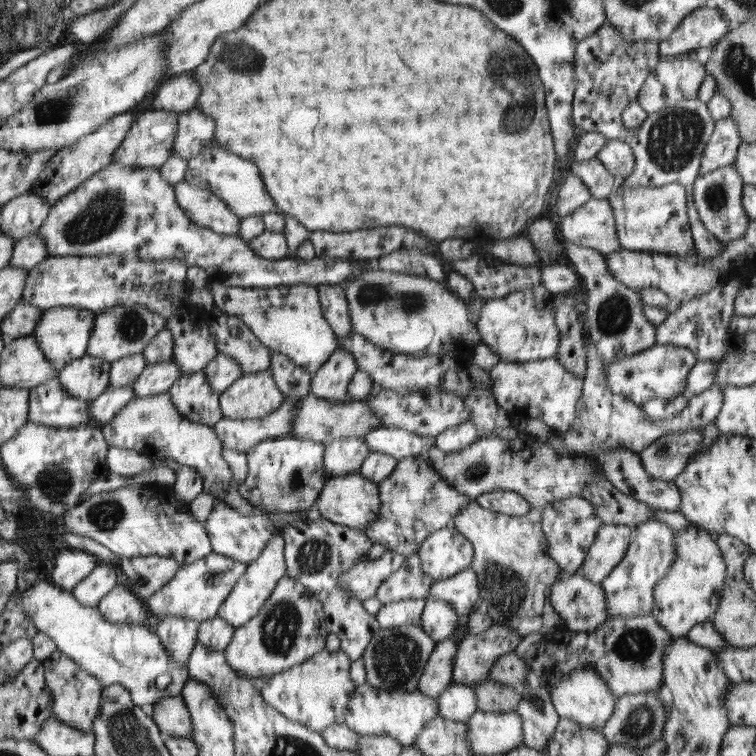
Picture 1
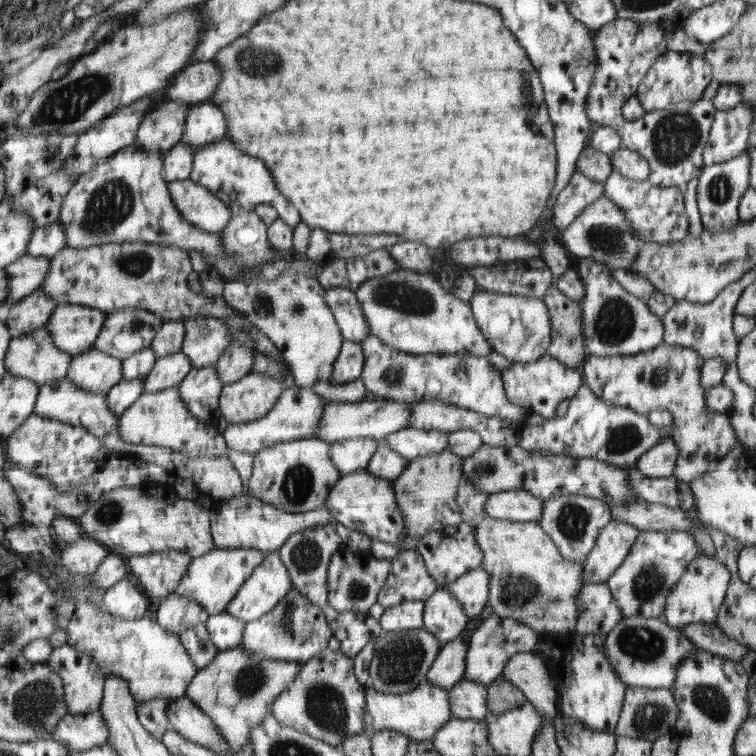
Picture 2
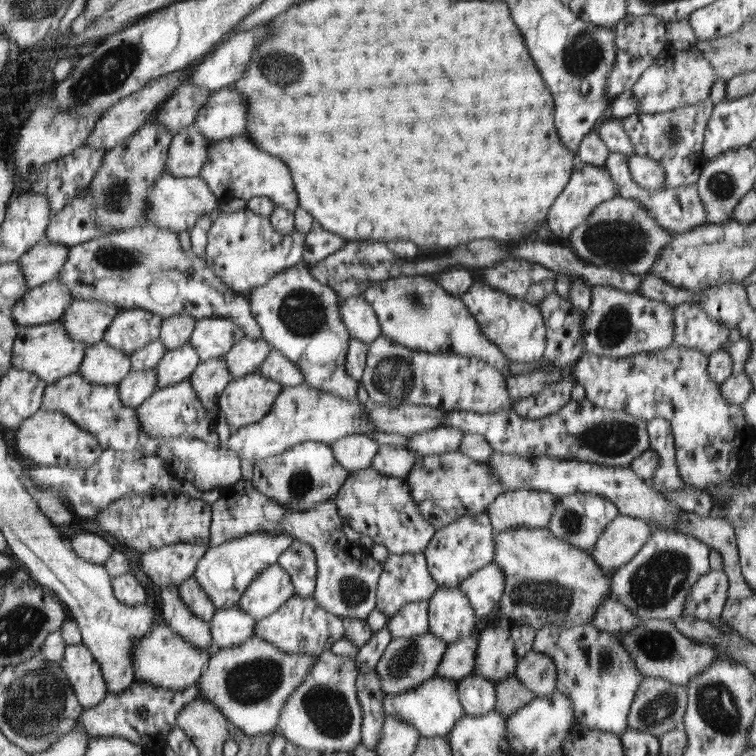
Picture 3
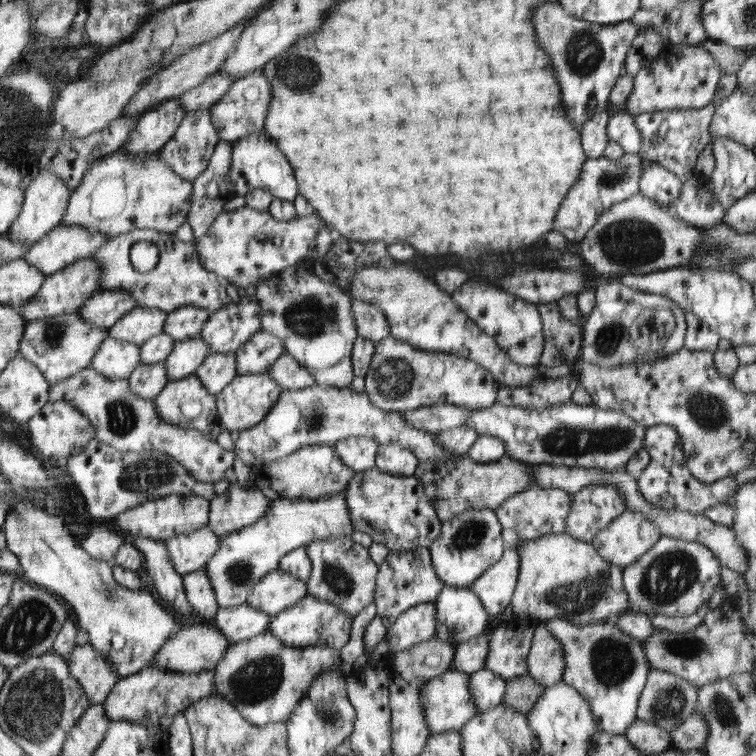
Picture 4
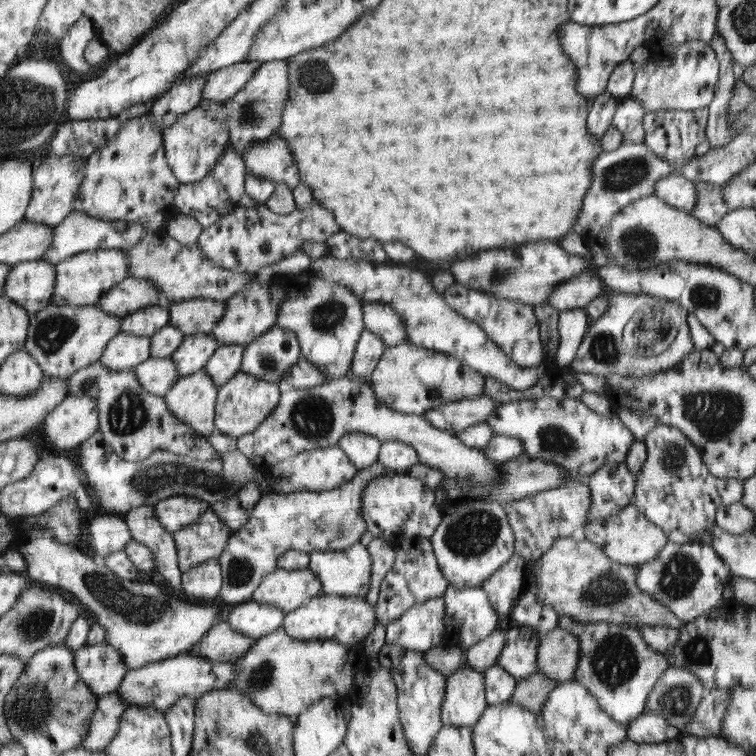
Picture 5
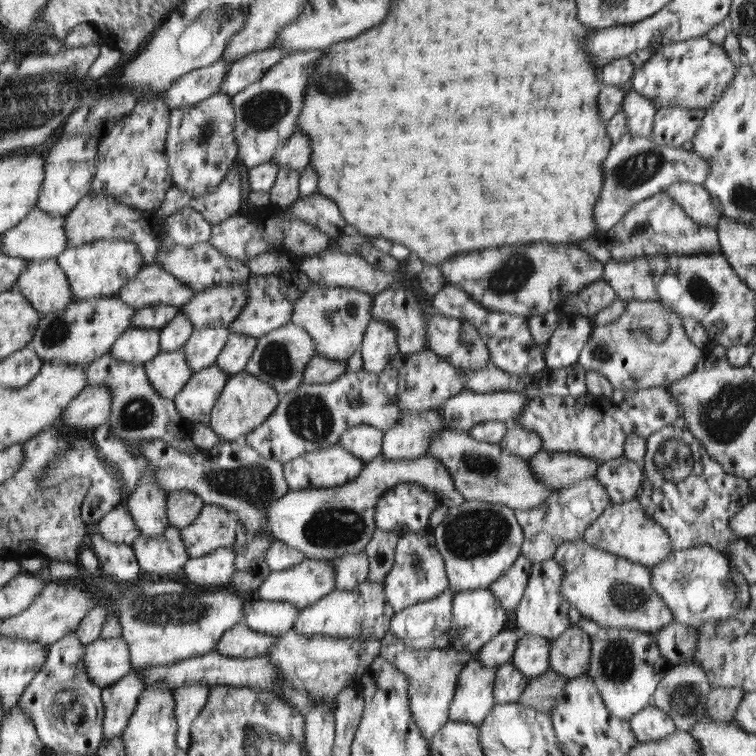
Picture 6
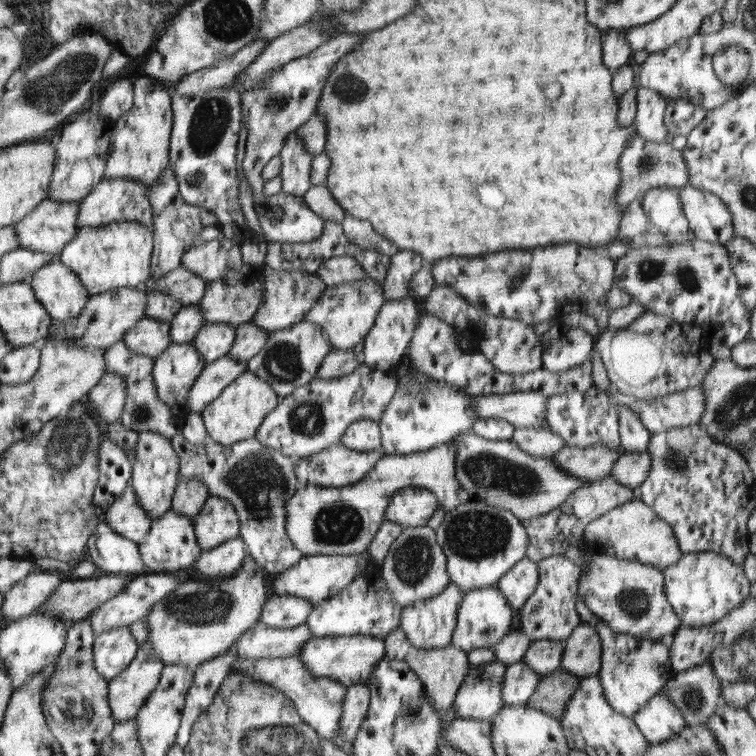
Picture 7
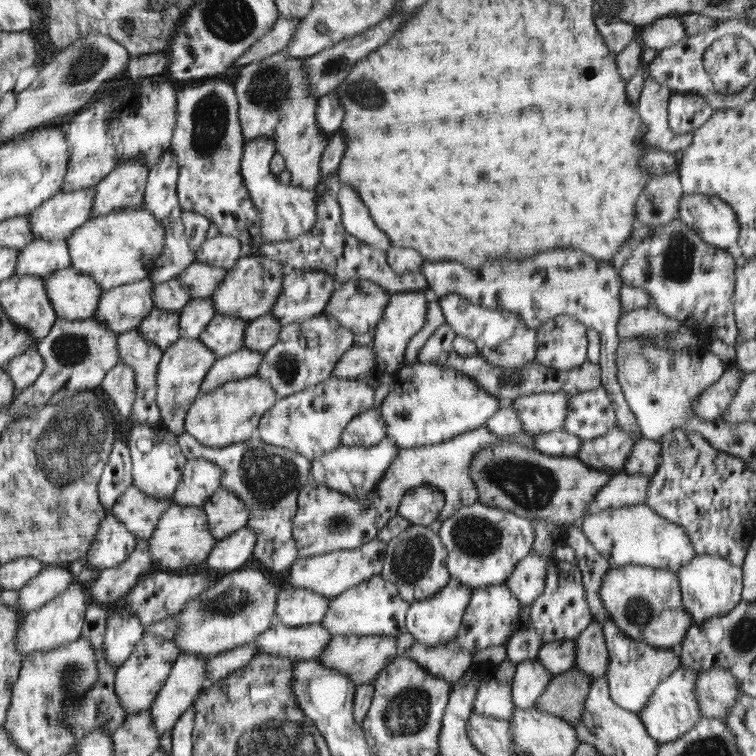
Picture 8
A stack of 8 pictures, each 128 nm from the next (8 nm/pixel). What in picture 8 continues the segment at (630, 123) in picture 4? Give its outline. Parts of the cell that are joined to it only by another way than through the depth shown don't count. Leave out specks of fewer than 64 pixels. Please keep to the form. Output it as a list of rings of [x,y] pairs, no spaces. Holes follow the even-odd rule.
[[[650,77],[644,83],[637,109],[640,118],[647,126],[644,142],[666,152],[676,152],[688,148],[693,141],[693,131],[678,134],[669,125],[668,105],[671,88]]]

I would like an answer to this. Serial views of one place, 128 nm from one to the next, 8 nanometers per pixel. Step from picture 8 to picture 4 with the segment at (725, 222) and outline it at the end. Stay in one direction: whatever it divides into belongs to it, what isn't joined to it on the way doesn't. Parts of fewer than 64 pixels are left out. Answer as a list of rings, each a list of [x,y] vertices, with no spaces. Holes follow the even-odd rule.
[[[644,162],[640,175],[640,193],[643,196],[660,203],[670,205],[680,197],[684,182],[678,176],[660,166],[660,164]]]

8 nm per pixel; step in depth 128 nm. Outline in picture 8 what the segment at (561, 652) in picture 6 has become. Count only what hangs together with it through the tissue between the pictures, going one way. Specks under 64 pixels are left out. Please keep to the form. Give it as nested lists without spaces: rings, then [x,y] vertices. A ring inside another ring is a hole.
[[[593,620],[574,642],[577,646],[574,667],[594,680],[604,677],[608,671],[608,650],[601,623]]]

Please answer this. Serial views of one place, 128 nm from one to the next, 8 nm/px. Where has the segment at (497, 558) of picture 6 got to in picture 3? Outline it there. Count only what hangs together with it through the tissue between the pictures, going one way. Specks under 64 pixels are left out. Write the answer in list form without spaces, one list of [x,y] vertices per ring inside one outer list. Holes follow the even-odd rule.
[[[486,512],[475,517],[462,517],[436,531],[423,553],[439,586],[448,589],[458,587],[477,570],[490,565],[495,558],[495,533],[491,518]]]

